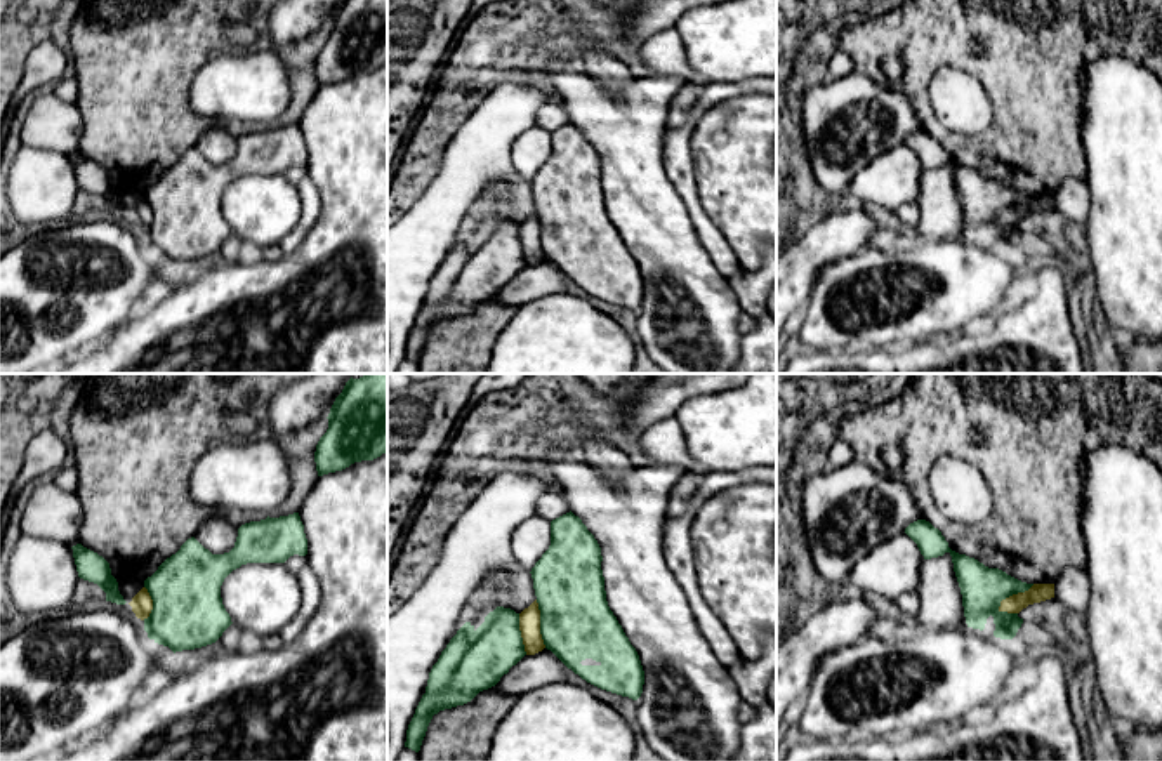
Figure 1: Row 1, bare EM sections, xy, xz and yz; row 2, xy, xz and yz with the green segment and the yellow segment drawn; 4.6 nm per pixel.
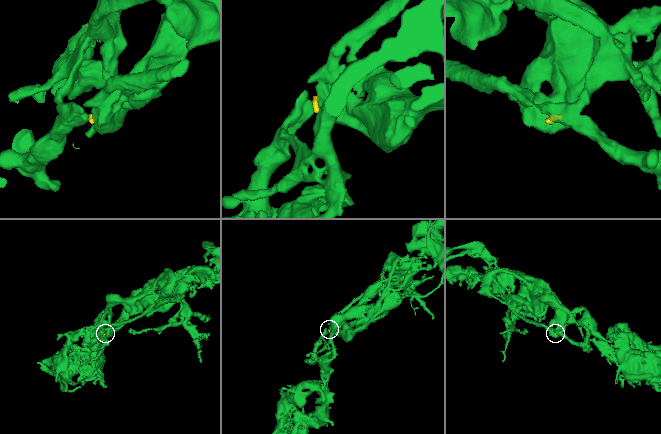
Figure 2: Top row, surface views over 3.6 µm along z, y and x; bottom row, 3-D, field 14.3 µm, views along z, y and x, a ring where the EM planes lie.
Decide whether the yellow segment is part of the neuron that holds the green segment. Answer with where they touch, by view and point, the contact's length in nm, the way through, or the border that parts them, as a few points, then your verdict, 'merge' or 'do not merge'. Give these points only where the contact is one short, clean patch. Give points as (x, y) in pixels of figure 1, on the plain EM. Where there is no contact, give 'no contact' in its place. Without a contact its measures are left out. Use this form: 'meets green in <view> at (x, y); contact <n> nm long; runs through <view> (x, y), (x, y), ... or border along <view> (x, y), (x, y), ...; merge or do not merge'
meets green in yz at (1013, 204); contact 220 nm long; border along yz (1034, 195), (1006, 207), (997, 221); do not merge

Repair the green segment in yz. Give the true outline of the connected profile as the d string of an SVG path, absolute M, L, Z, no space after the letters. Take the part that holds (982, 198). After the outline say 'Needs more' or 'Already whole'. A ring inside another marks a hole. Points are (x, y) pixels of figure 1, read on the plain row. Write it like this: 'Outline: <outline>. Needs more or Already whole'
Outline: M917 130L905 139L905 144L917 155L924 170L938 169L948 163L962 205L962 217L967 238L985 240L992 226L1000 250L1013 250L1023 235L1018 224L1000 222L1000 212L1028 202L1033 195L1021 193L999 179L988 179L974 169L959 165L948 158L948 153L938 139L926 130Z. Already whole

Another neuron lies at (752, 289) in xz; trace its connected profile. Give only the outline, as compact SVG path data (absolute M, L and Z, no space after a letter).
M768 248L757 271L740 271L728 281L736 294L743 313L754 318L768 314L768 294L776 283L776 252Z

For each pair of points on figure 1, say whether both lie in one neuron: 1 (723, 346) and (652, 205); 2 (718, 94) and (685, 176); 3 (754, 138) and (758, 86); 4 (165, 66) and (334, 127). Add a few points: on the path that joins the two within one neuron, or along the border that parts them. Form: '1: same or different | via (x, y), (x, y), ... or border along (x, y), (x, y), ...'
1: same | via (702, 311), (702, 306), (680, 278), (662, 240)
2: same | via (697, 110), (681, 134), (681, 155)
3: different | border along (758, 92), (726, 98), (718, 103)
4: different | border along (320, 87), (297, 122)

